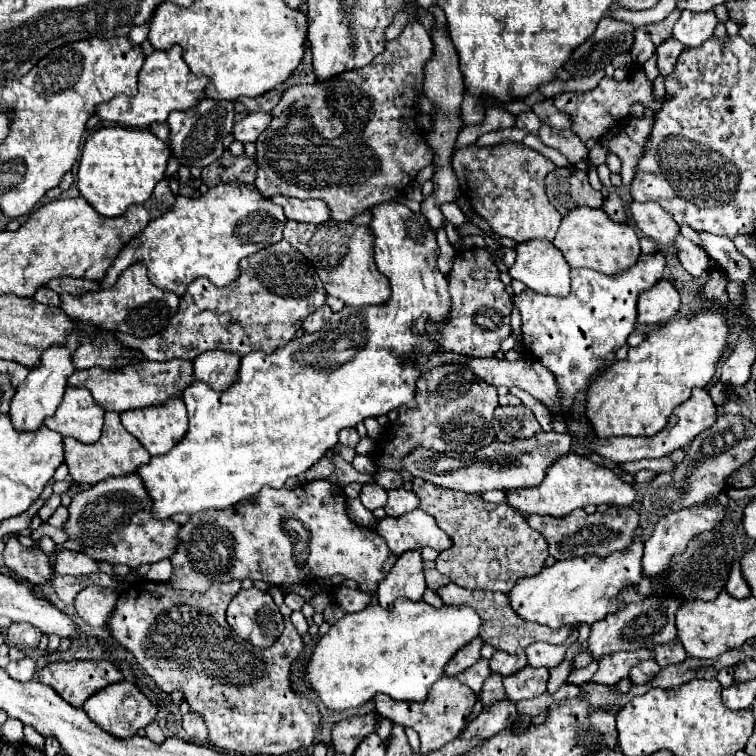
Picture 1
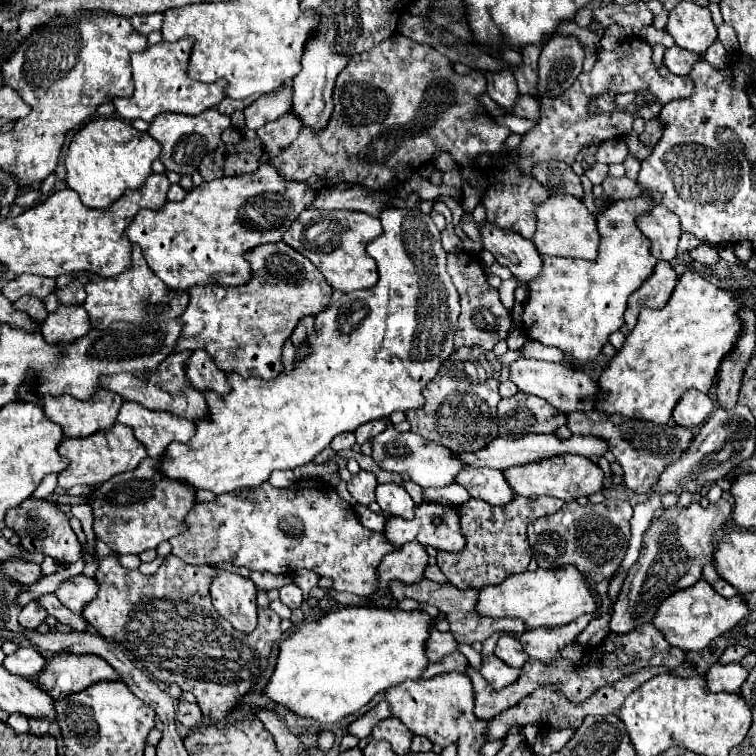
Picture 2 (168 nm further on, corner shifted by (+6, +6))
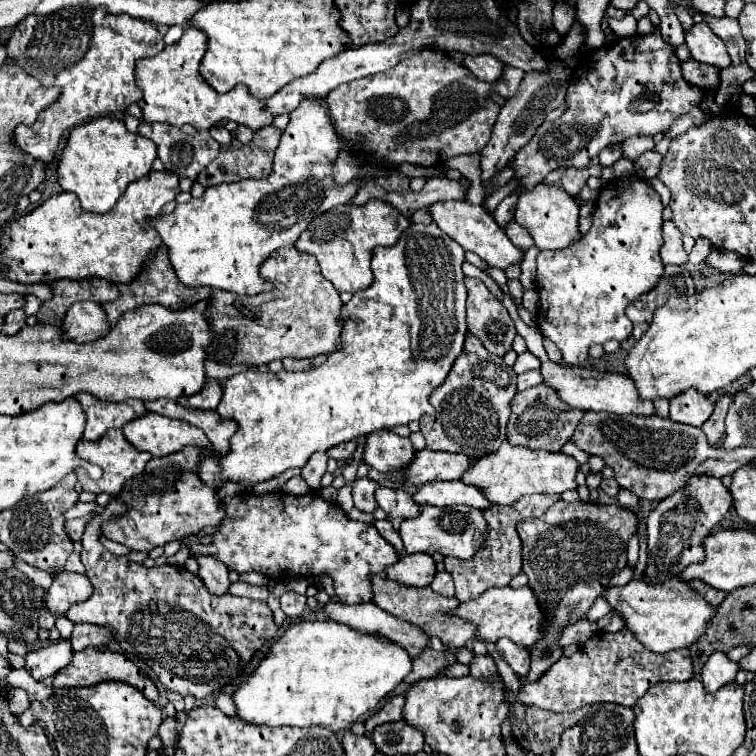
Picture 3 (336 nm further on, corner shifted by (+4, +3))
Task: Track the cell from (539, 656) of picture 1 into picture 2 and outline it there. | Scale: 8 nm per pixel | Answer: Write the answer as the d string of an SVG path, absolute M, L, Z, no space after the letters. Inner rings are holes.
M582 616L570 624L558 626L558 628L536 628L526 630L518 640L524 646L524 652L530 658L536 658L540 662L554 662L560 658L560 650L576 640L576 636L586 628L586 624L592 620L592 616Z

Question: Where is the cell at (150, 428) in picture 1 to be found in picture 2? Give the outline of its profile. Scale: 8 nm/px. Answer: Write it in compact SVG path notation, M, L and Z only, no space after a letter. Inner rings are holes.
M124 402L116 420L134 430L134 436L146 446L150 458L158 458L174 440L188 442L194 436L190 420L166 412L150 412L136 402Z

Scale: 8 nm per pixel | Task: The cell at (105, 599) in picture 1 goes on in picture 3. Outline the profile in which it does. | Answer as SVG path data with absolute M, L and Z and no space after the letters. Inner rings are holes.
M62 571L54 577L50 589L46 591L46 609L54 615L64 615L68 605L84 601L92 595L92 585L86 575Z

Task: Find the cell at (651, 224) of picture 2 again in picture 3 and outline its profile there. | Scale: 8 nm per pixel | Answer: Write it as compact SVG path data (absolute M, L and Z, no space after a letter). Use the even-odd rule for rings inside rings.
M664 221L664 245L660 249L660 255L666 265L684 265L688 261L688 253L682 247L682 233L672 221Z

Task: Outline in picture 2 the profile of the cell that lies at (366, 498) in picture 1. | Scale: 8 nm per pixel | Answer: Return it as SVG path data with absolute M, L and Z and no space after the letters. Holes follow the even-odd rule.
M360 470L356 476L352 476L352 480L348 482L348 492L356 498L358 504L368 506L370 502L376 500L376 476L372 472Z

